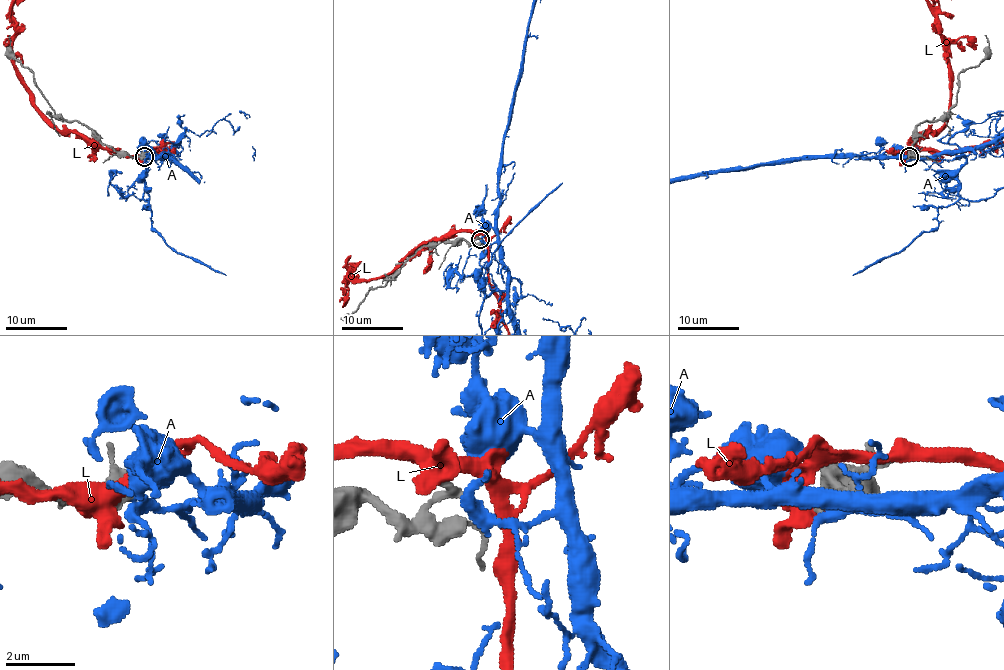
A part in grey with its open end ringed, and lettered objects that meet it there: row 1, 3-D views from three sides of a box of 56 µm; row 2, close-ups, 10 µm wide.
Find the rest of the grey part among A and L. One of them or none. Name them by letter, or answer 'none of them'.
A

